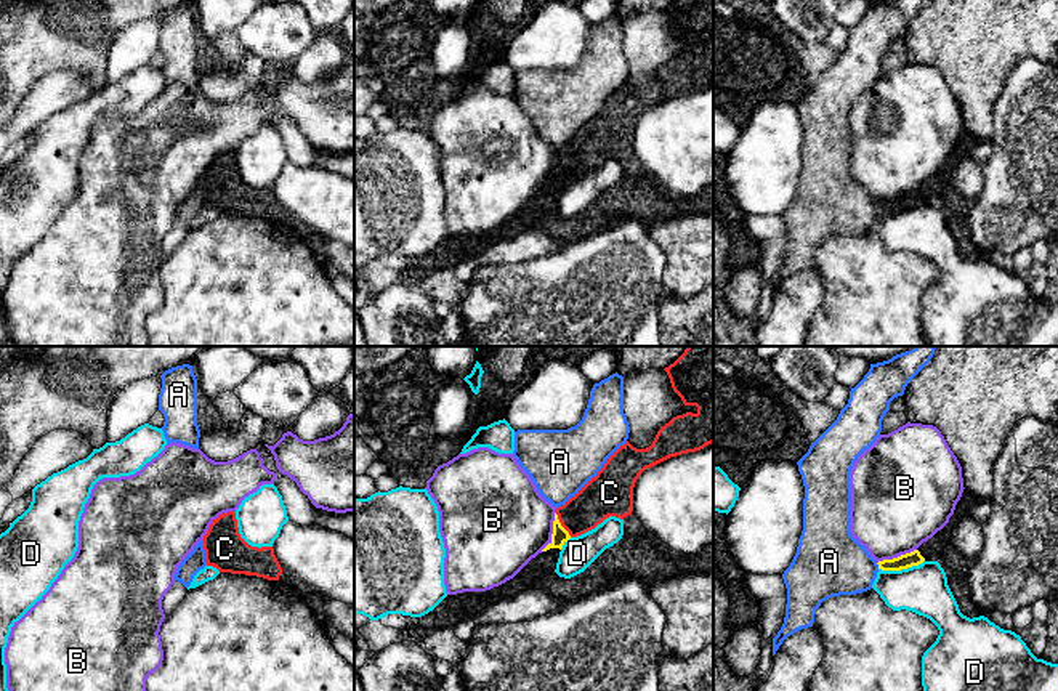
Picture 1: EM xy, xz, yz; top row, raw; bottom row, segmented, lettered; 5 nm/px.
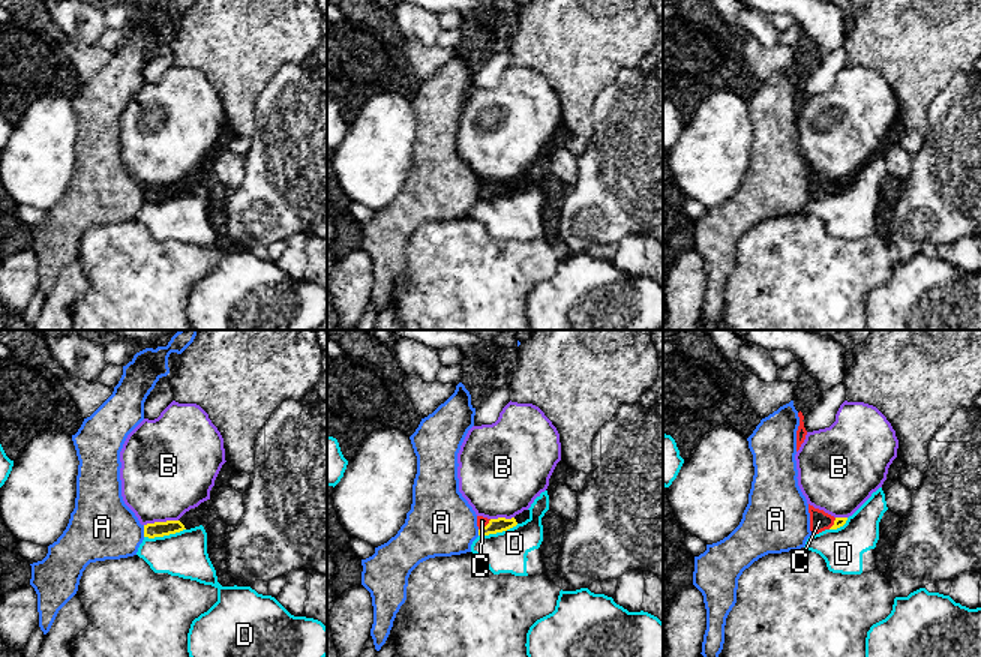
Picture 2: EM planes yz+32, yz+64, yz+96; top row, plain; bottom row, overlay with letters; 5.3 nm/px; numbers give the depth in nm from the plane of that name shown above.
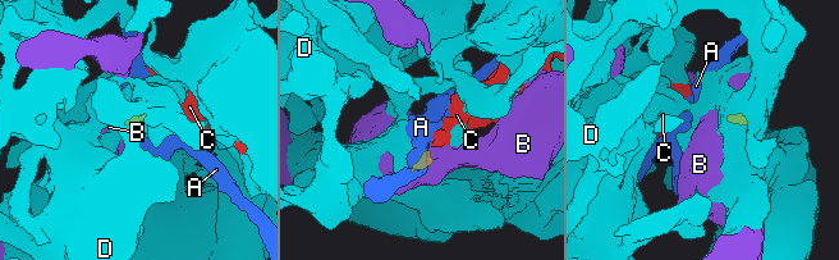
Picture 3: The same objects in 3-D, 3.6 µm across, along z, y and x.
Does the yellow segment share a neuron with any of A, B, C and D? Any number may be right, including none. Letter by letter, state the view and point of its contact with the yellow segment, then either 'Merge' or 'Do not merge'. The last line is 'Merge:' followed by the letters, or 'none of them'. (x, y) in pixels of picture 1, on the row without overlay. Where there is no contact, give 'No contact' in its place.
A: Touches yellow at yz (879, 207). Do not merge
B: Touches yellow at xz (553, 172). Do not merge
C: Touches yellow at xz (560, 165). Merge
D: Touches yellow at yz (901, 209). Do not merge
Merge: C

